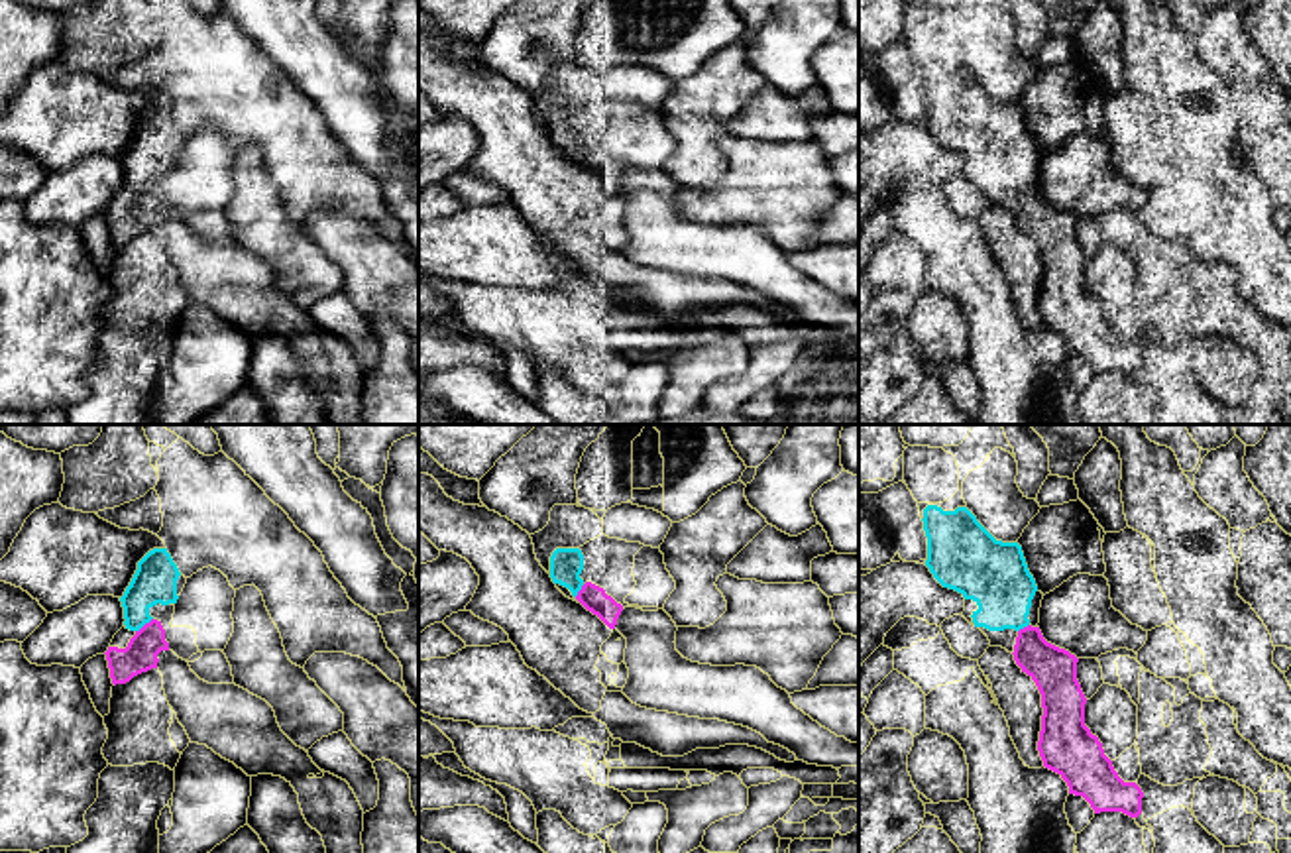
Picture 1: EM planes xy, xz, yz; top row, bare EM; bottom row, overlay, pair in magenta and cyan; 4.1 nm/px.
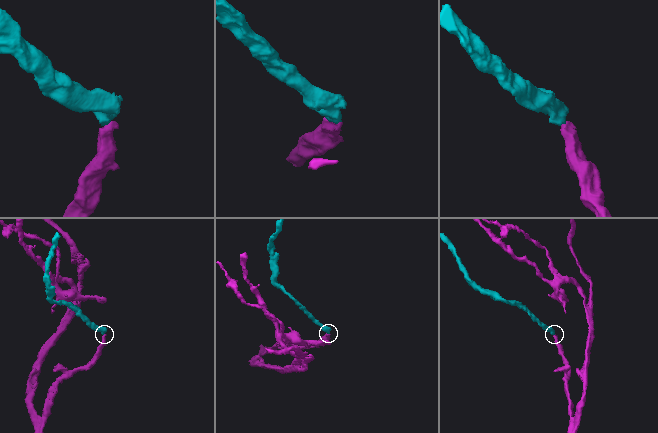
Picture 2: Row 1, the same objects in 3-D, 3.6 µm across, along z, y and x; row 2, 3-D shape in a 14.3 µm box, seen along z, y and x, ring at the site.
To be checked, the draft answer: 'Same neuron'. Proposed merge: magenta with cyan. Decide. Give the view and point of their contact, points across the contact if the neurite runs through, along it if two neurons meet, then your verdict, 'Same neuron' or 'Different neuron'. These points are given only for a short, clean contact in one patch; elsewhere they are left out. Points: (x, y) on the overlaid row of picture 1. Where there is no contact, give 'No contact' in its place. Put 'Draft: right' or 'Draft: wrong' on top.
Draft: right
Touches magenta at xy (146, 624). Same neuron

